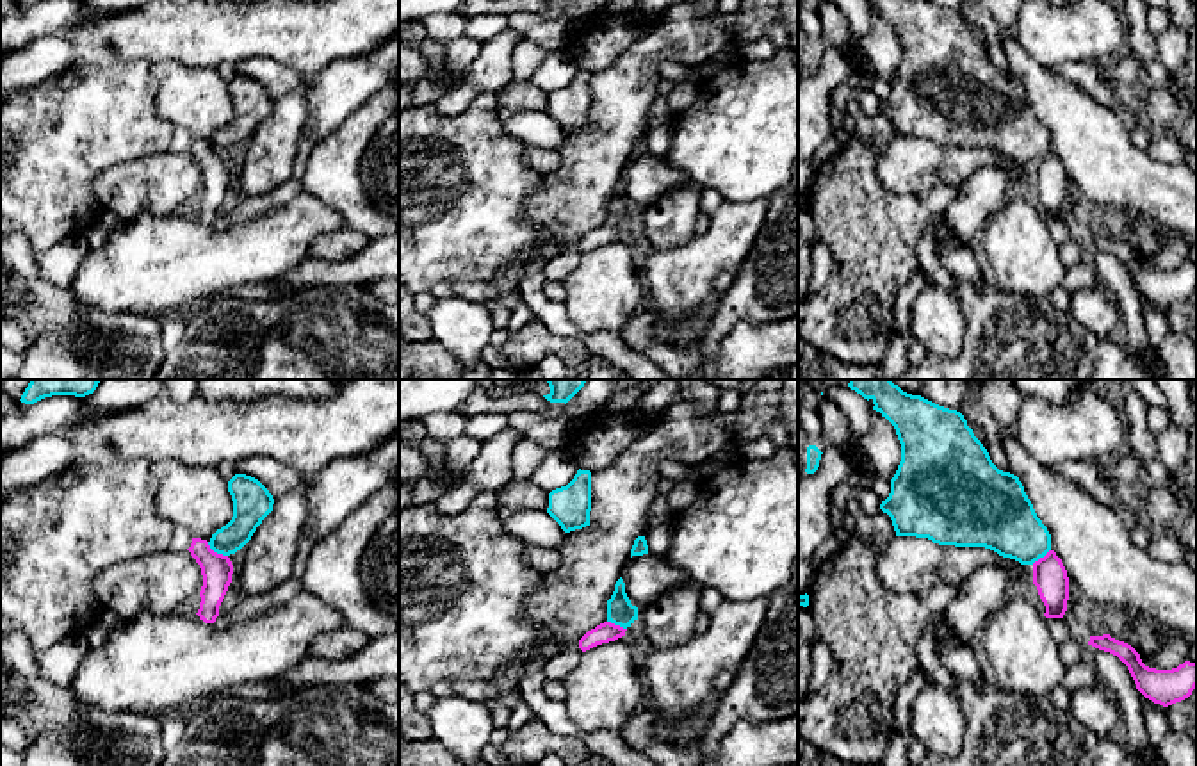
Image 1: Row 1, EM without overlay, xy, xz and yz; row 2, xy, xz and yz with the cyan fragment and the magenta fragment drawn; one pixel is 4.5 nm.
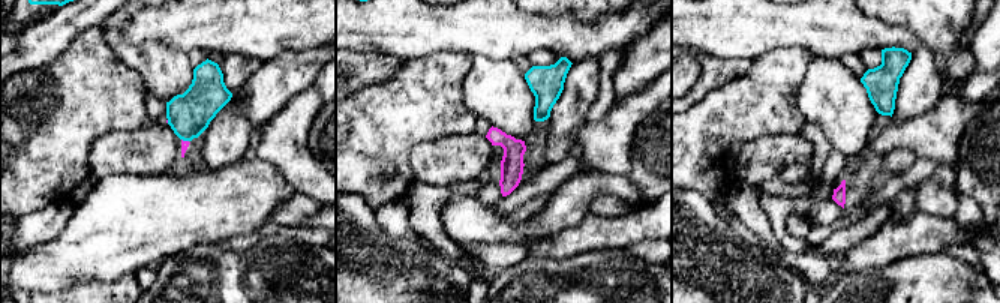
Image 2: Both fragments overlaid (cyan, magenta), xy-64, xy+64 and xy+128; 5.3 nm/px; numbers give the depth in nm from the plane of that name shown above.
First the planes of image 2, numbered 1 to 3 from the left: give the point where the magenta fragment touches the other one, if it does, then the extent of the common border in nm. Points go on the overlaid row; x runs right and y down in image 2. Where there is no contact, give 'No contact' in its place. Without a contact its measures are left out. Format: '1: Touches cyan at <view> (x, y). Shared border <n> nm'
1: Touches cyan at xy-64 (185, 140). Shared border 40 nm
2: No contact
3: No contact

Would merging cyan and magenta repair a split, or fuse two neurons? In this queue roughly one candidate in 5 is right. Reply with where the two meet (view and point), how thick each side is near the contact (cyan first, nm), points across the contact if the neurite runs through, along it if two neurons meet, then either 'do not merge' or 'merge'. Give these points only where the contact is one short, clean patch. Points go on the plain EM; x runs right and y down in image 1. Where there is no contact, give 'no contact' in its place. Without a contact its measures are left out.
xy (216, 152) | 160/140 nm | along xy (207, 143), (214, 152), (227, 157) | do not merge

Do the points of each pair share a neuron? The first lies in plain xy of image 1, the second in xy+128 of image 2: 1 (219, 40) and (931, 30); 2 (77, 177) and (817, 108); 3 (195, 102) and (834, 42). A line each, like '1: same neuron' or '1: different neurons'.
1: different neurons
2: different neurons
3: different neurons

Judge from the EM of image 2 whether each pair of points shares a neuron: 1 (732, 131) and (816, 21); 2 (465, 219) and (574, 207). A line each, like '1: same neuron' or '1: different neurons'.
1: different neurons
2: same neuron

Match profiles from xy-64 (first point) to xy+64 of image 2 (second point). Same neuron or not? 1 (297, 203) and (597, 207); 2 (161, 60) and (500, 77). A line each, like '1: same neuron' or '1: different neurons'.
1: same neuron
2: same neuron

